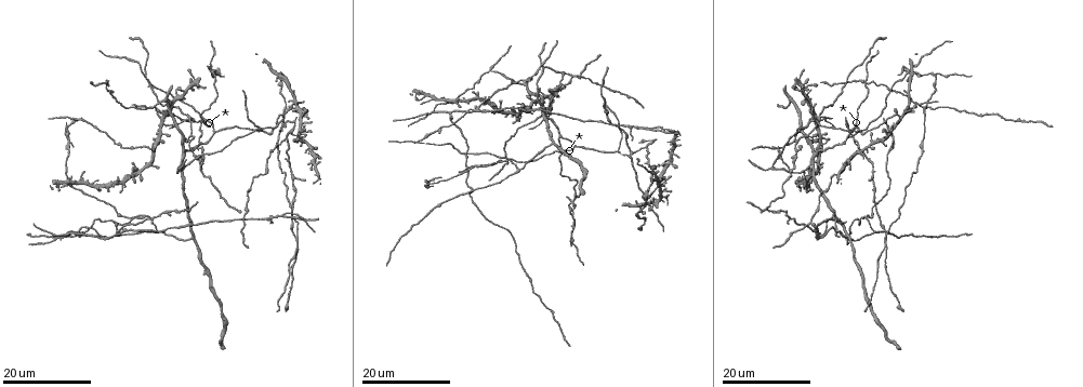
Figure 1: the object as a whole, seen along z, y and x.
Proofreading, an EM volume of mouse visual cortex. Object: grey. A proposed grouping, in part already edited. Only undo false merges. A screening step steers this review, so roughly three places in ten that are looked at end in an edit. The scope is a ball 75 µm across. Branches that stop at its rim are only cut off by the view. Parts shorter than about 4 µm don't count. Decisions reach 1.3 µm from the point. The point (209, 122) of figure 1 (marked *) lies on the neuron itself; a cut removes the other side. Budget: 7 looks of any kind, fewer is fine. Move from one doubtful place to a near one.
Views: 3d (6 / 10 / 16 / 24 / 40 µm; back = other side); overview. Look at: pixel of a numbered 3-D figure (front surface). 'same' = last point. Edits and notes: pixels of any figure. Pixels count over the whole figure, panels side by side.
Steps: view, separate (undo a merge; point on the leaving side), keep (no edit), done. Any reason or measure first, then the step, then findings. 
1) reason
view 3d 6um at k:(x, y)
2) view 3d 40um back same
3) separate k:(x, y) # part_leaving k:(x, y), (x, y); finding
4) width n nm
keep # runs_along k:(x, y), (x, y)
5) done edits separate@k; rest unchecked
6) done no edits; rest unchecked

three-way junction
view 3d 24um at 1:(418, 141)

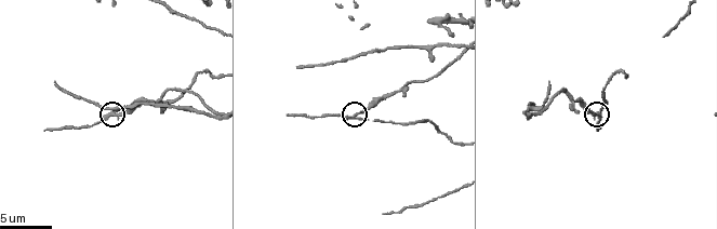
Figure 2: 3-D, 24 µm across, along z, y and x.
view 3d 6um at 2:(113, 114)

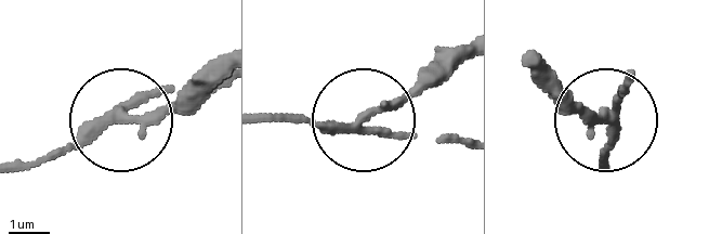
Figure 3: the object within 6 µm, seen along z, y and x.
arms 3
separate 3:(162, 113) # part_leaving 3:(112, 115), (170, 108), (222, 74); a second neuron is stuck on

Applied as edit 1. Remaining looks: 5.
redraw
view overview

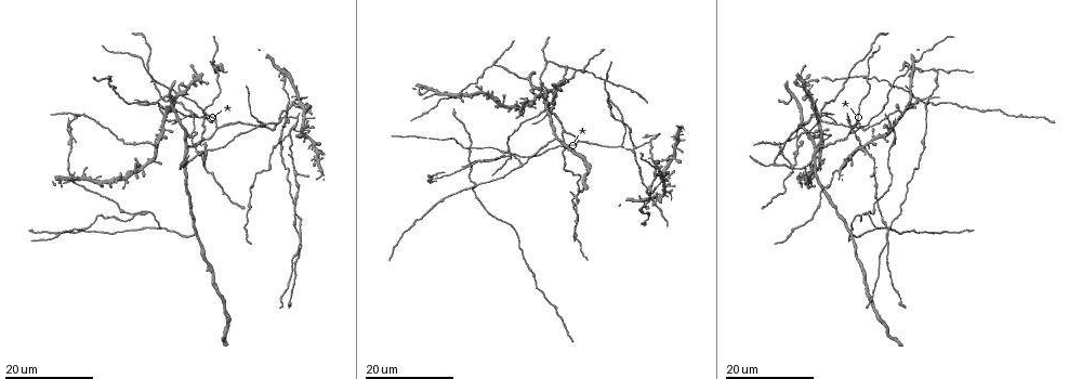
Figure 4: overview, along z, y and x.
three-way junction
view 3d 16um at 4:(774, 161)

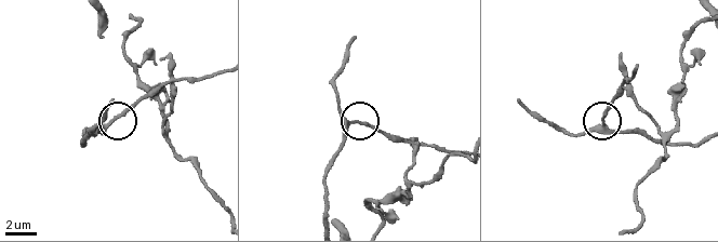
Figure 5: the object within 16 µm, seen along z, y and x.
view 3d 6um at 5:(349, 125)

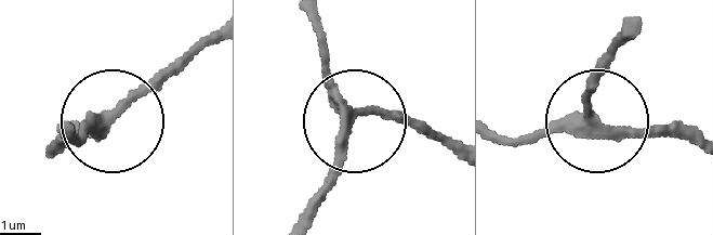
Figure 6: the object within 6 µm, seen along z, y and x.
side_arm 7 um
keep # runs_along 6:(314, 218), (348, 114), (320, 44); one neuron here

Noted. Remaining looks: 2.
a fork
view 3d 16um at 4:(564, 132)

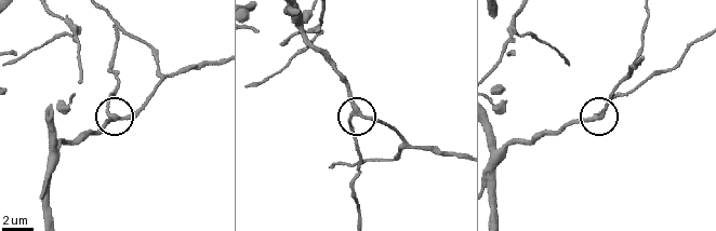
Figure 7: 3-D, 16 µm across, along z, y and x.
view 3d 6um at 7:(596, 117)

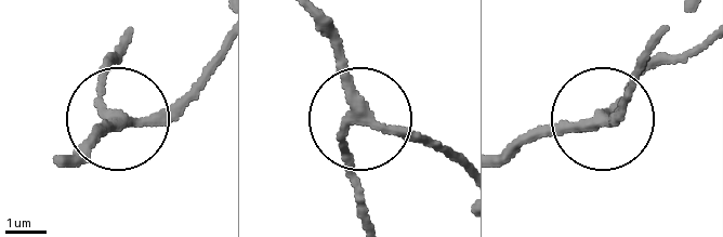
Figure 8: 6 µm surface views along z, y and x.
arms 3
keep # runs_along 8:(461, 165), (355, 123), (344, 141), (355, 189); all the same neuron

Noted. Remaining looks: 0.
done edits separate@3; rest unchecked

